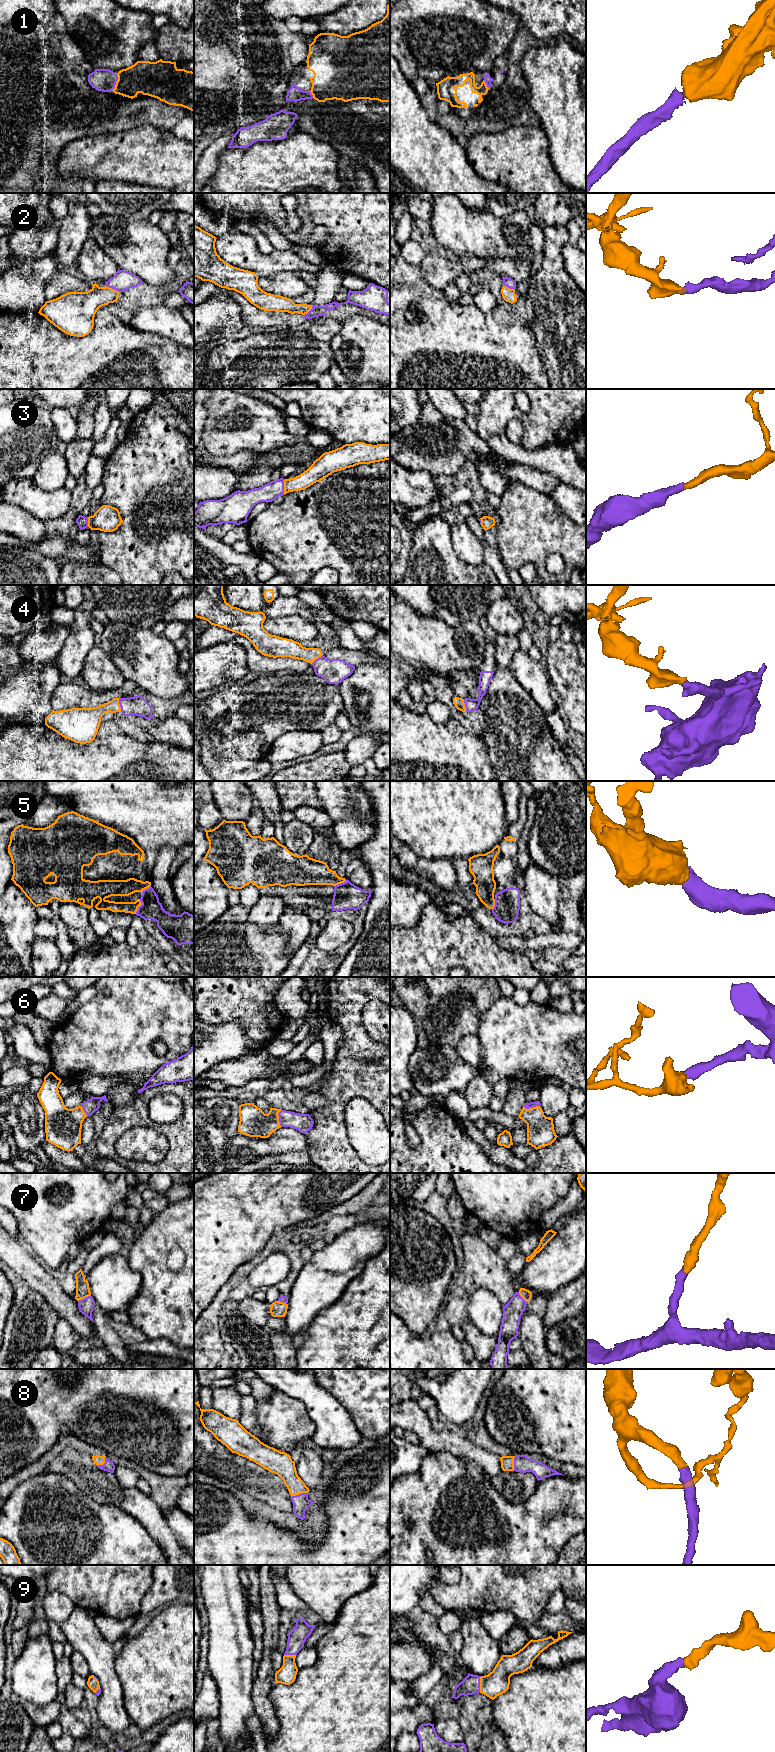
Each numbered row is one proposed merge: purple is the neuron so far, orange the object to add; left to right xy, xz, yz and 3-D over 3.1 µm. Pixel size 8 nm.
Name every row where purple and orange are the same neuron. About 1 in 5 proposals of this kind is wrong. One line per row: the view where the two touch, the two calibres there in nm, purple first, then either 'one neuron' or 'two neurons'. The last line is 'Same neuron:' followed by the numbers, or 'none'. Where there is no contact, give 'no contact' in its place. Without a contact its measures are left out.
1: xy | 180/260 nm | one neuron
2: xy | 160/200 nm | two neurons
3: xz | 150/120 nm | one neuron
4: xy | 160/140 nm | one neuron
5: xy | 170/130 nm | one neuron
6: xz | 150/220 nm | one neuron
7: xy | 120/110 nm | one neuron
8: xz | 140/170 nm | one neuron
9: yz | 150/200 nm | one neuron
Same neuron: 1, 3, 4, 5, 6, 7, 8, 9

